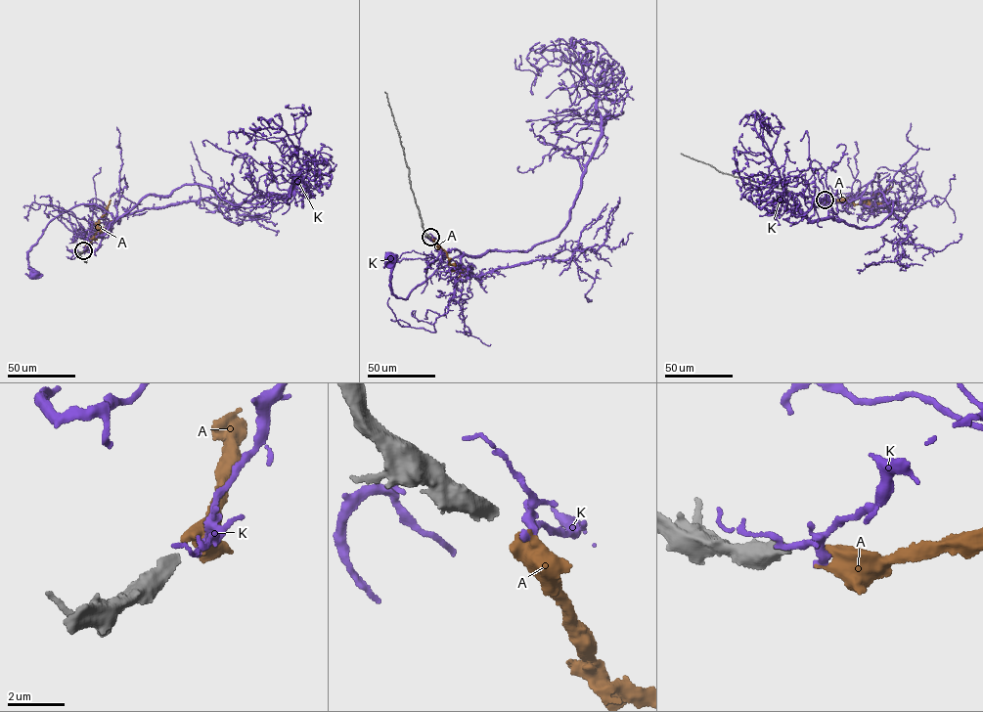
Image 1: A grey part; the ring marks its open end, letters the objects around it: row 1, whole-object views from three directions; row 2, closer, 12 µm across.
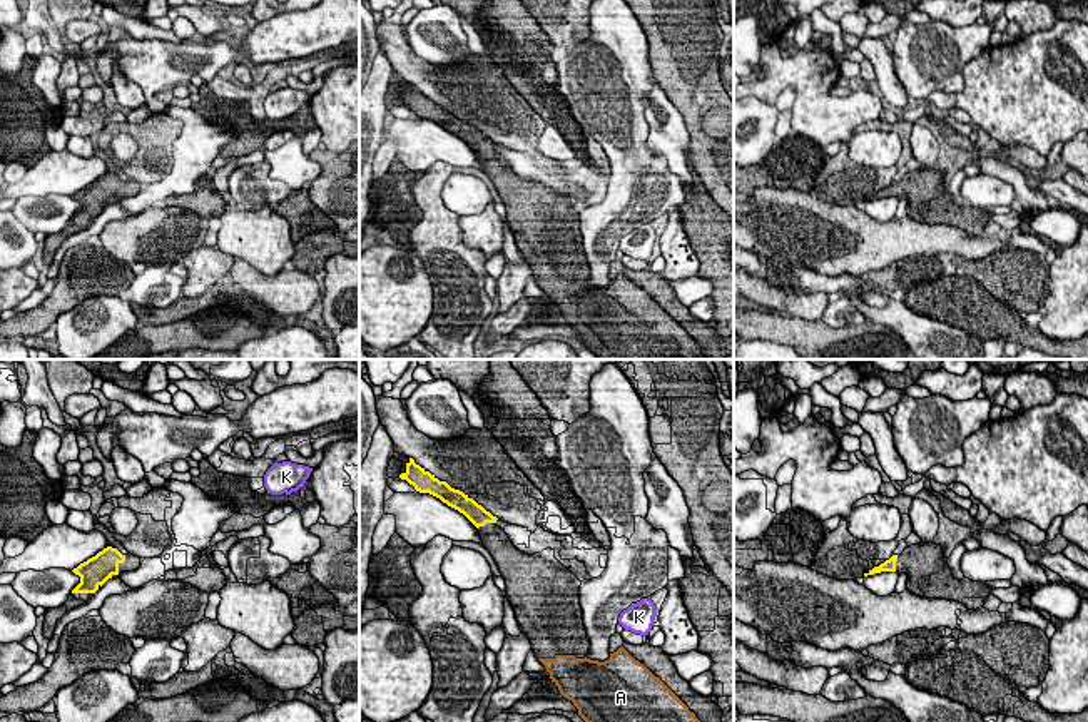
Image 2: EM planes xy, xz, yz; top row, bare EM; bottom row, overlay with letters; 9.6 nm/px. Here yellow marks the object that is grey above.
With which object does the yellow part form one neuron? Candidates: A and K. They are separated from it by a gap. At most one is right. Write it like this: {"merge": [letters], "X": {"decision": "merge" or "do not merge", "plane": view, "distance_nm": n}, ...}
{"merge": ["A"], "A": {"decision": "merge", "plane": "xz", "distance_nm": 1400}, "K": {"decision": "do not merge", "plane": "xz", "distance_nm": 1500}}

